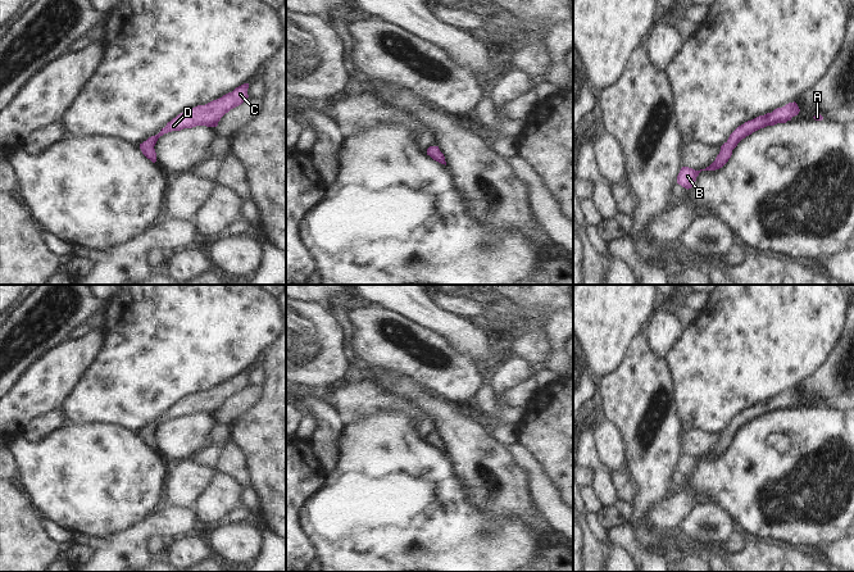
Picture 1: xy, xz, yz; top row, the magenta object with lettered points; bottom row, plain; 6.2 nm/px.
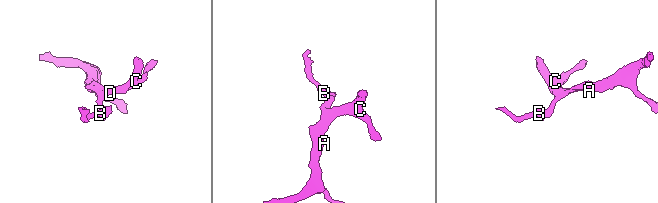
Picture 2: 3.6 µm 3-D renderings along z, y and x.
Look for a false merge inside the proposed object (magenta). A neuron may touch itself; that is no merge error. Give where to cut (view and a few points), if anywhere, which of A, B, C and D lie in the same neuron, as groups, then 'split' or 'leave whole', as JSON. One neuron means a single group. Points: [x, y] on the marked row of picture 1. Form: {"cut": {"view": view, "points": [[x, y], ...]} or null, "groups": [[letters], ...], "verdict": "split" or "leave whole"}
{"cut": null, "groups": [["A", "B", "C", "D"]], "verdict": "leave whole"}

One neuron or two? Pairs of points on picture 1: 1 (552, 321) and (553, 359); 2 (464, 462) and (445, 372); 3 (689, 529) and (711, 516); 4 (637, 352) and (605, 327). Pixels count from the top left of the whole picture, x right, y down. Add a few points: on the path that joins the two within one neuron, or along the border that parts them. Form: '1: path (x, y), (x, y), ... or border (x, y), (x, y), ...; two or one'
1: path (555, 330), (555, 350); one
2: border (425, 387), (457, 403); two
3: path (694, 527), (705, 521); one
4: border (644, 330), (630, 345), (630, 350), (613, 372); two

